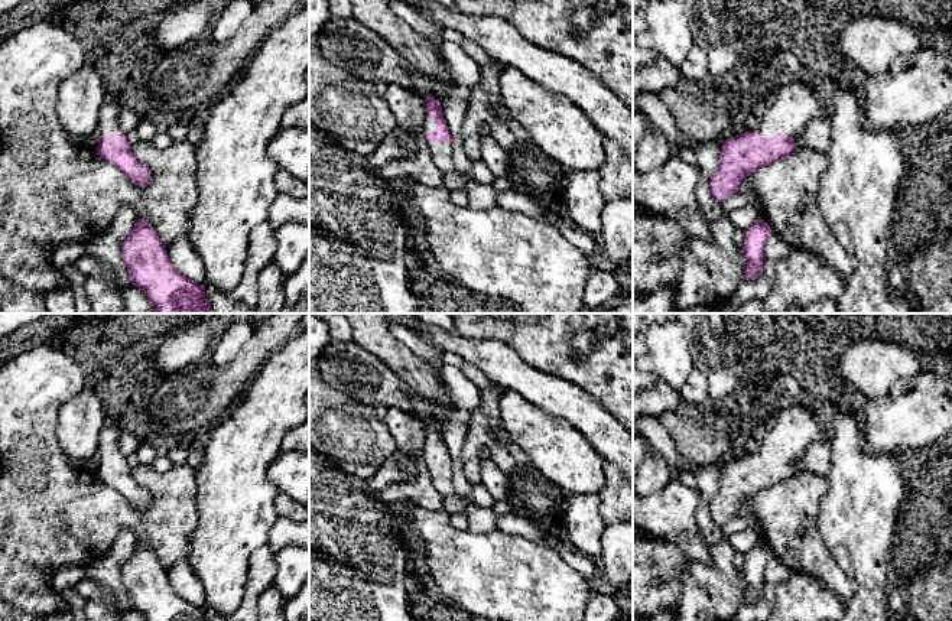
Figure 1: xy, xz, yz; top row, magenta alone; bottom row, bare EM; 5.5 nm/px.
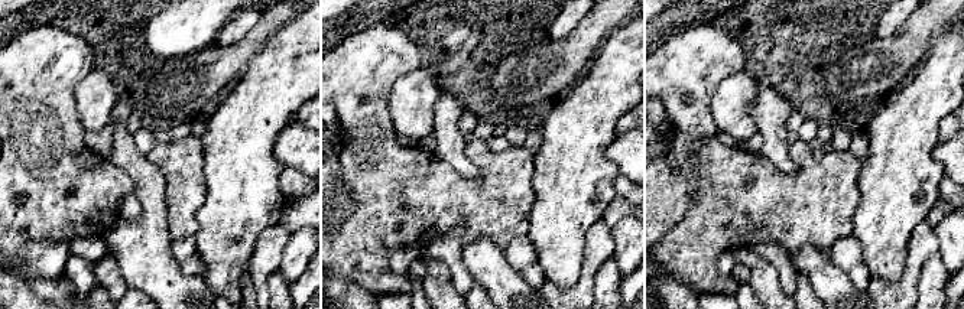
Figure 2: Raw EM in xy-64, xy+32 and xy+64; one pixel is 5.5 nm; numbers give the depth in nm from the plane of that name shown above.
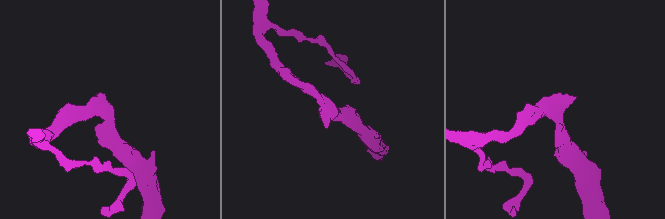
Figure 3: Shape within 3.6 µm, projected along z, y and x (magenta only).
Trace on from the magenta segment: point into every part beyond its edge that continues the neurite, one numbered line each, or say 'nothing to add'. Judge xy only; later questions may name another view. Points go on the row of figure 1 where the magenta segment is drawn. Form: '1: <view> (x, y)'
1: xy (109, 124)

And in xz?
1: xz (429, 124)

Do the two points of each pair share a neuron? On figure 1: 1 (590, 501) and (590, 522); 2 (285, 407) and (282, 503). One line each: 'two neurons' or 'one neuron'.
1: one neuron
2: two neurons

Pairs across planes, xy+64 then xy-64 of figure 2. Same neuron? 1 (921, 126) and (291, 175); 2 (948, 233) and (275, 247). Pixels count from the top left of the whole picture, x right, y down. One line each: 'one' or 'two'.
1: two
2: two

